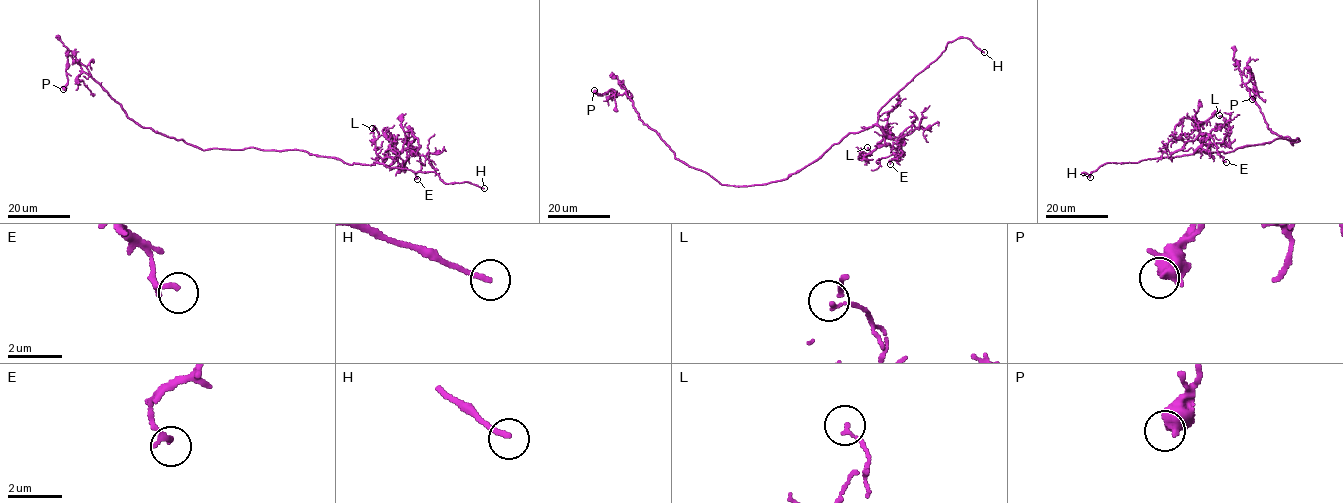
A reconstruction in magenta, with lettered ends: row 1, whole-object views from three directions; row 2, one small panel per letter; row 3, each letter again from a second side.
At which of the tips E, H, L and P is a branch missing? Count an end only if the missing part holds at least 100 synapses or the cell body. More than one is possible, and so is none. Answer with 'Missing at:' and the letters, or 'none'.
Missing at: H

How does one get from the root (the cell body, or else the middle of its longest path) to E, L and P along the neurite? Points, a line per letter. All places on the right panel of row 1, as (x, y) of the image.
E: (1282, 138), (1245, 145), (1226, 153), (1193, 153), (1202, 135), (1209, 134), (1216, 151), (1226, 162)
L: (1282, 138), (1245, 145), (1226, 153), (1193, 153), (1203, 145), (1226, 144), (1228, 127), (1226, 119), (1219, 115)
P: (1282, 138), (1299, 139), (1293, 145), (1269, 129), (1245, 84), (1250, 77), (1247, 65), (1255, 87), (1252, 99)

